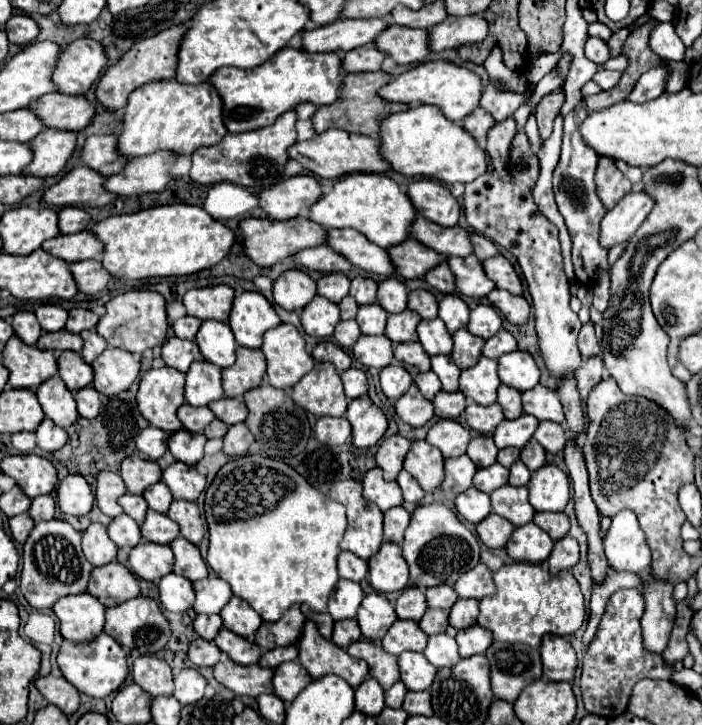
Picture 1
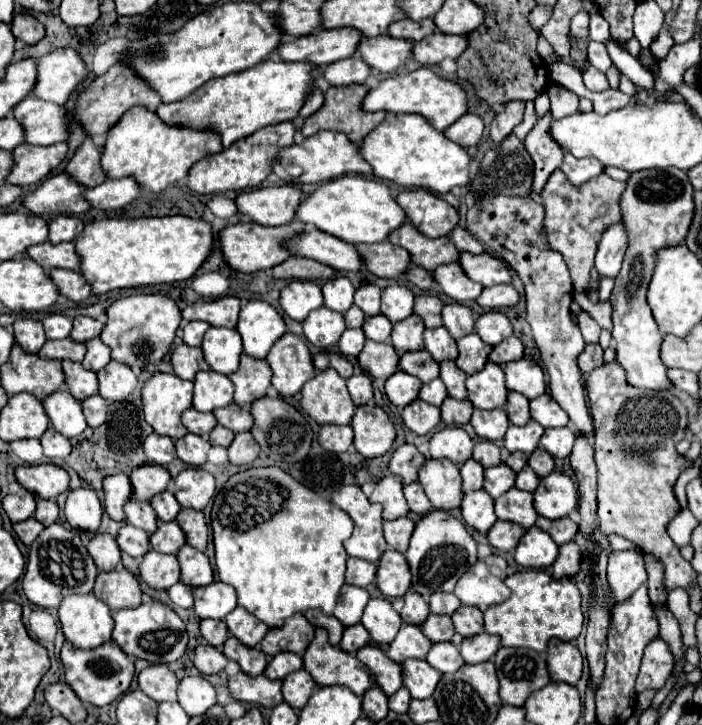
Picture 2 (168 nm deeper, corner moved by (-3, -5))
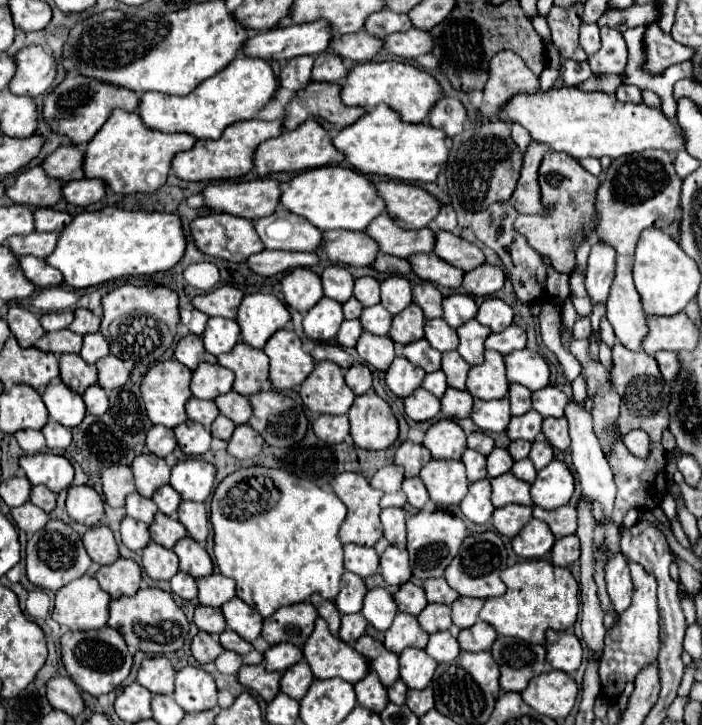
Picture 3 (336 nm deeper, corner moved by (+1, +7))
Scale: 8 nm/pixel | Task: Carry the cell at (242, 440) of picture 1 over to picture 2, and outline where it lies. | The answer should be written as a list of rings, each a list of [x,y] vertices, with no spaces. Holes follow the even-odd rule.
[[[251,432],[235,434],[233,444],[229,446],[229,462],[239,466],[249,466],[259,456],[259,444],[253,440]]]

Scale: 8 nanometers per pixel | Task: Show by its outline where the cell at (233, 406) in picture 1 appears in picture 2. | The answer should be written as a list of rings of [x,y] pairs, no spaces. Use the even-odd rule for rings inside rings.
[[[229,404],[225,408],[217,408],[213,414],[215,414],[215,418],[217,418],[217,422],[221,426],[233,430],[235,434],[241,432],[241,430],[251,430],[251,426],[253,426],[251,412],[247,408],[237,406],[237,404]]]

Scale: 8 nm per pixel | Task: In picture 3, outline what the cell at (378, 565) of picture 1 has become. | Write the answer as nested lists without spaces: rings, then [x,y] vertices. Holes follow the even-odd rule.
[[[389,546],[381,554],[381,574],[387,584],[393,584],[393,586],[405,584],[411,578],[407,550],[399,548],[399,546]]]

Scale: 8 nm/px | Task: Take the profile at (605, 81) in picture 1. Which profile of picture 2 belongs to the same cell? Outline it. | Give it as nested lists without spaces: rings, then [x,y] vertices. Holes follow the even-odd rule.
[[[589,68],[589,72],[583,72],[583,82],[593,92],[601,92],[601,90],[609,88],[609,80],[605,80],[605,74],[597,72],[595,68]]]

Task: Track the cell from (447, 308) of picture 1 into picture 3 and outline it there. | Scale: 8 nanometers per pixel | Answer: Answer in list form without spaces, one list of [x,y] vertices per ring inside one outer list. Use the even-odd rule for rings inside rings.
[[[451,294],[443,300],[443,320],[451,326],[451,328],[459,328],[461,324],[465,324],[467,320],[475,318],[477,314],[477,304],[469,294]]]

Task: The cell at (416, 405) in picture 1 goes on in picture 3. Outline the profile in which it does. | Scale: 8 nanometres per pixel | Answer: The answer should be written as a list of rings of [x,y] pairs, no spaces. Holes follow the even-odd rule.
[[[417,388],[411,396],[405,398],[405,412],[415,422],[427,422],[427,420],[439,416],[439,412],[441,412],[439,408],[441,408],[439,400],[423,388]]]

